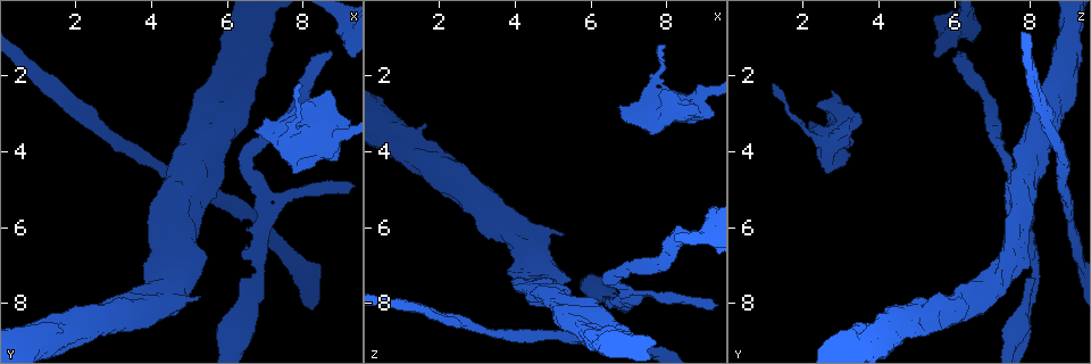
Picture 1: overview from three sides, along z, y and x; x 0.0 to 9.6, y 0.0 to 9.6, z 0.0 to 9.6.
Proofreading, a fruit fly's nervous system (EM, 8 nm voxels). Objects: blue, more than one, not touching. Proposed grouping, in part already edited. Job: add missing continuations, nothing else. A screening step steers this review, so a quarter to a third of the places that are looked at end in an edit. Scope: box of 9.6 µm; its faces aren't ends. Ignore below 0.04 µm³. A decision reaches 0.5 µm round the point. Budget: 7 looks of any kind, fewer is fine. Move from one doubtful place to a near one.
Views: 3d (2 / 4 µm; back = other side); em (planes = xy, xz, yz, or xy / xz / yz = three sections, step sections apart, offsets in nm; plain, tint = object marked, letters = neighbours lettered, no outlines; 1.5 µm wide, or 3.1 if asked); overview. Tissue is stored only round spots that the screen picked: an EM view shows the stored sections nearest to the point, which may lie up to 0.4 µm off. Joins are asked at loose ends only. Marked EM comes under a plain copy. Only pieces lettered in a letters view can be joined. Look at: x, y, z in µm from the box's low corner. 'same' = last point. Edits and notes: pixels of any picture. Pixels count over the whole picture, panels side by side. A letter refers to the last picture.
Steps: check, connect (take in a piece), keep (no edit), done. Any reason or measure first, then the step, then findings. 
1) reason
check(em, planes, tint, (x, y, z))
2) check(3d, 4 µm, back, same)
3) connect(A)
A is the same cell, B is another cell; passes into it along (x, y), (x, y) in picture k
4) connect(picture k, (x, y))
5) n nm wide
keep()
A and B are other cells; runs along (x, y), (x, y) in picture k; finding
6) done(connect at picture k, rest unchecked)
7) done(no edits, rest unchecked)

branch stops here
check(em, xz, step 4, letters, (6.40, 6.80, 7.85))

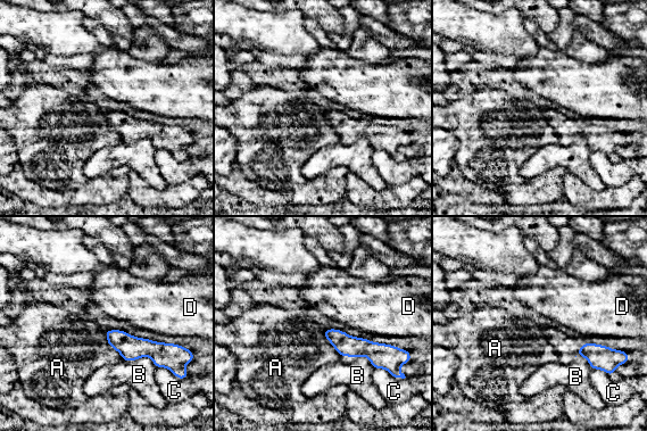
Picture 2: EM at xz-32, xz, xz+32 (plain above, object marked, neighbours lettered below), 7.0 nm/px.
B touches over 260 nm
keep()
A, B, C and D are other cells; runs along (108, 333), (130, 347), (169, 346) in picture 2; no lettered piece goes on from it

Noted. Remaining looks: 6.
thick end
check(3d, 2 µm, (5.90, 4.40, 8.25))

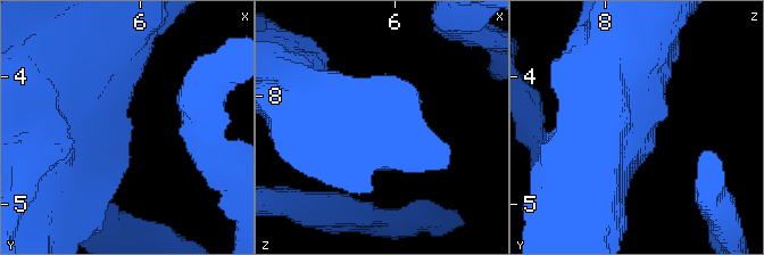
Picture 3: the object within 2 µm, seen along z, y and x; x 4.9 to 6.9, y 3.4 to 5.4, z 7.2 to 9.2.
need the tissue
check(em, planes, letters, (5.92, 4.40, 8.34))

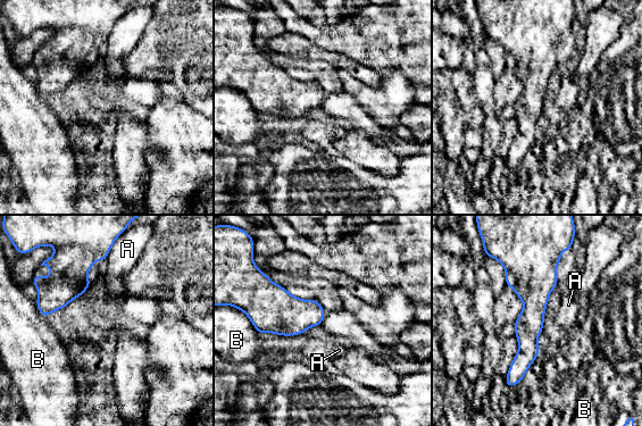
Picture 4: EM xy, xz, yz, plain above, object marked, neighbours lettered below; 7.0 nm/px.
B touches over 200 nm
keep()
A and B are other cells; border along (113, 247), (105, 259) in picture 4; none of them fits

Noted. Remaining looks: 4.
thick end
check(em, yz, step 8, letters, (5.05, 2.85, 8.05))

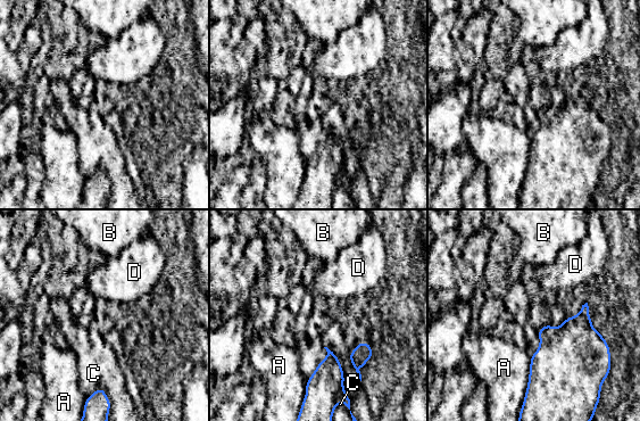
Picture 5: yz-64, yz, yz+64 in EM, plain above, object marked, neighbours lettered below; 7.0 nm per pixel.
cut it another way
check(em, planes, letters, same)

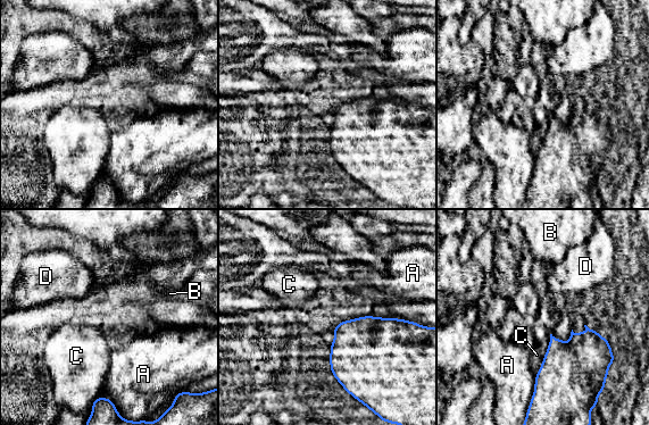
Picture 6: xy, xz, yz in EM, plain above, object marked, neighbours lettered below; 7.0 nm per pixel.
keep()
A, B, C and D are other cells; border along (545, 353), (542, 364), (537, 373) in picture 6; none of them fits

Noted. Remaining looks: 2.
done(no edits, rest unchecked)

